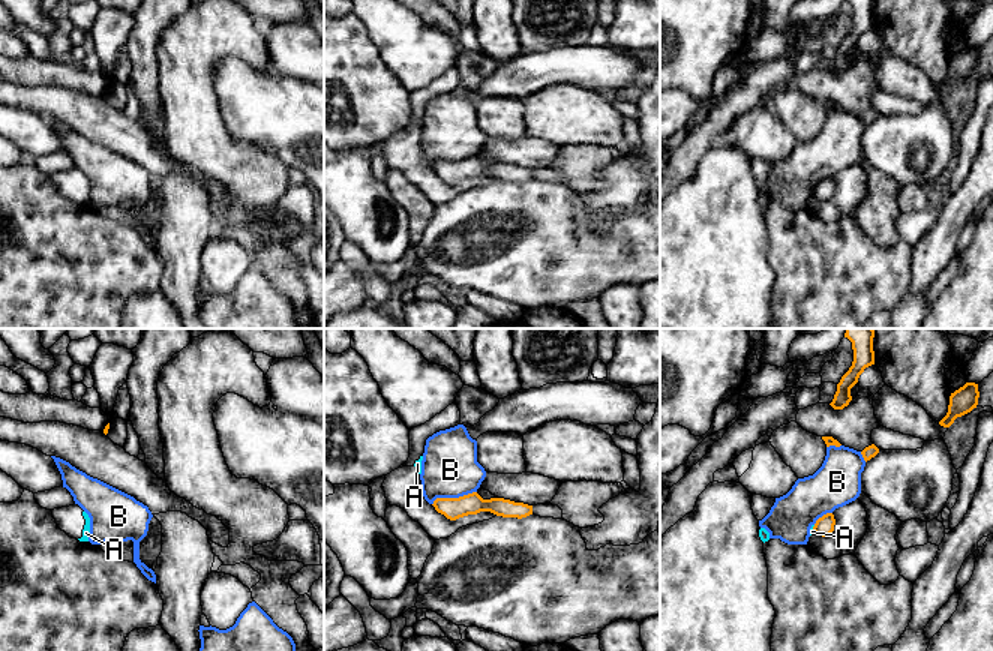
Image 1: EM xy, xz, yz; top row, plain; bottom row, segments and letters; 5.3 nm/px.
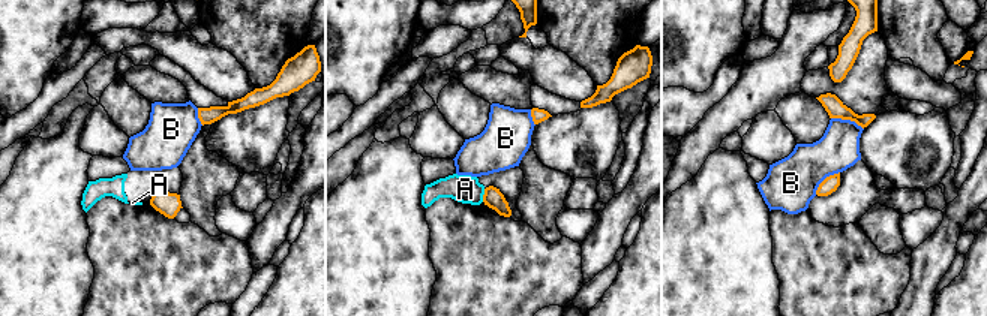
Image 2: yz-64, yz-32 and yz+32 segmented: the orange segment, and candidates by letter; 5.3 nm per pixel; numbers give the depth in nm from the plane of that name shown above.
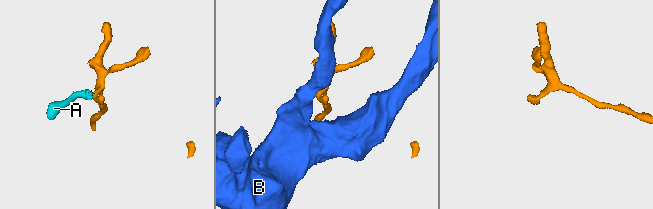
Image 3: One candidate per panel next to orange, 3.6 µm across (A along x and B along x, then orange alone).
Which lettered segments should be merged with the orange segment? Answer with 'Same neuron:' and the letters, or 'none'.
Same neuron: none

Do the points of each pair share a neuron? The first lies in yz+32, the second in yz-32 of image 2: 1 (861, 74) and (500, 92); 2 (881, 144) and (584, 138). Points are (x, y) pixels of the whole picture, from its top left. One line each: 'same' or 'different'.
1: same
2: same

